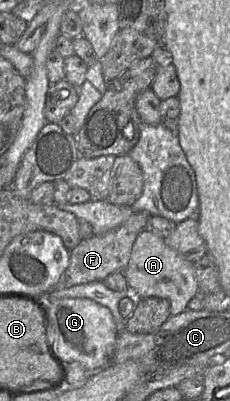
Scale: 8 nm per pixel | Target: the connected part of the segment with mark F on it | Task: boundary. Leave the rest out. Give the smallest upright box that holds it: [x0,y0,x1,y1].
[50,212,150,290]

